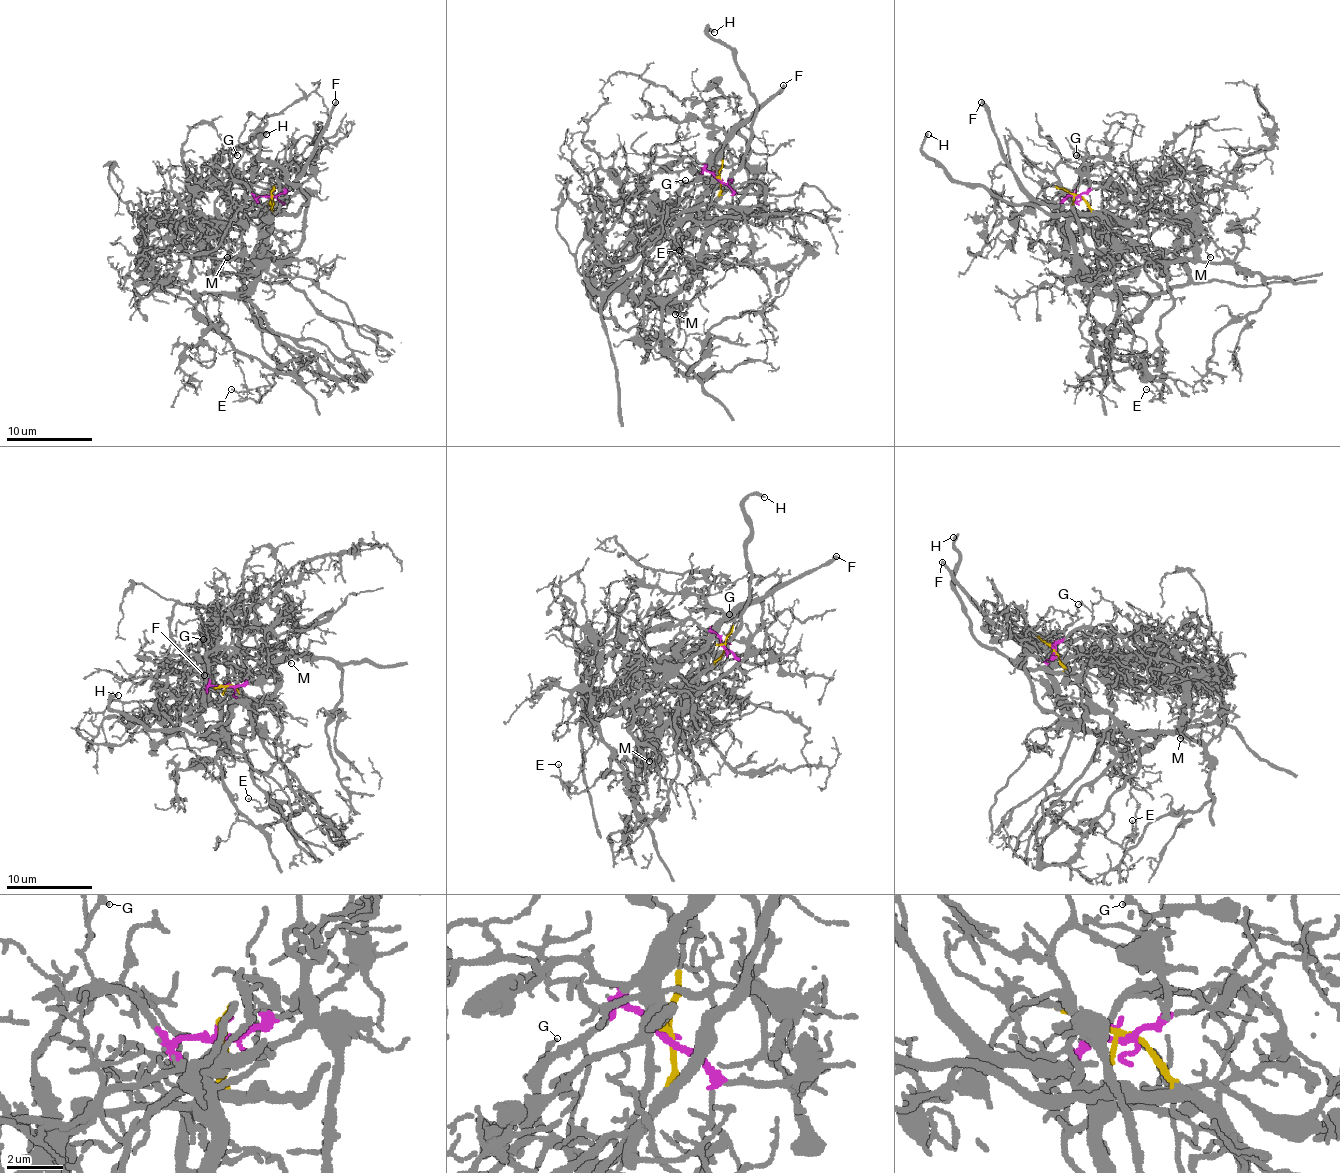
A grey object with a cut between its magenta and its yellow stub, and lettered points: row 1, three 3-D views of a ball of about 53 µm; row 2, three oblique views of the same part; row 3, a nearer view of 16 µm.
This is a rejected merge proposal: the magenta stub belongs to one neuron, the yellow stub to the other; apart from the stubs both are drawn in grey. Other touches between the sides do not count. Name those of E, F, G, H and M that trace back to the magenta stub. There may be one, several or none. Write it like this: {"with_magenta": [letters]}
{"with_magenta": ["E", "F", "G"]}

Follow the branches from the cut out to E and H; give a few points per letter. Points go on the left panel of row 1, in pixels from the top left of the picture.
E: (271, 196), (260, 196), (267, 262), (243, 292), (217, 297), (220, 331), (248, 389), (230, 389)
H: (271, 196), (275, 213), (297, 213), (308, 200), (278, 166), (269, 166), (258, 155), (258, 142), (267, 133)

